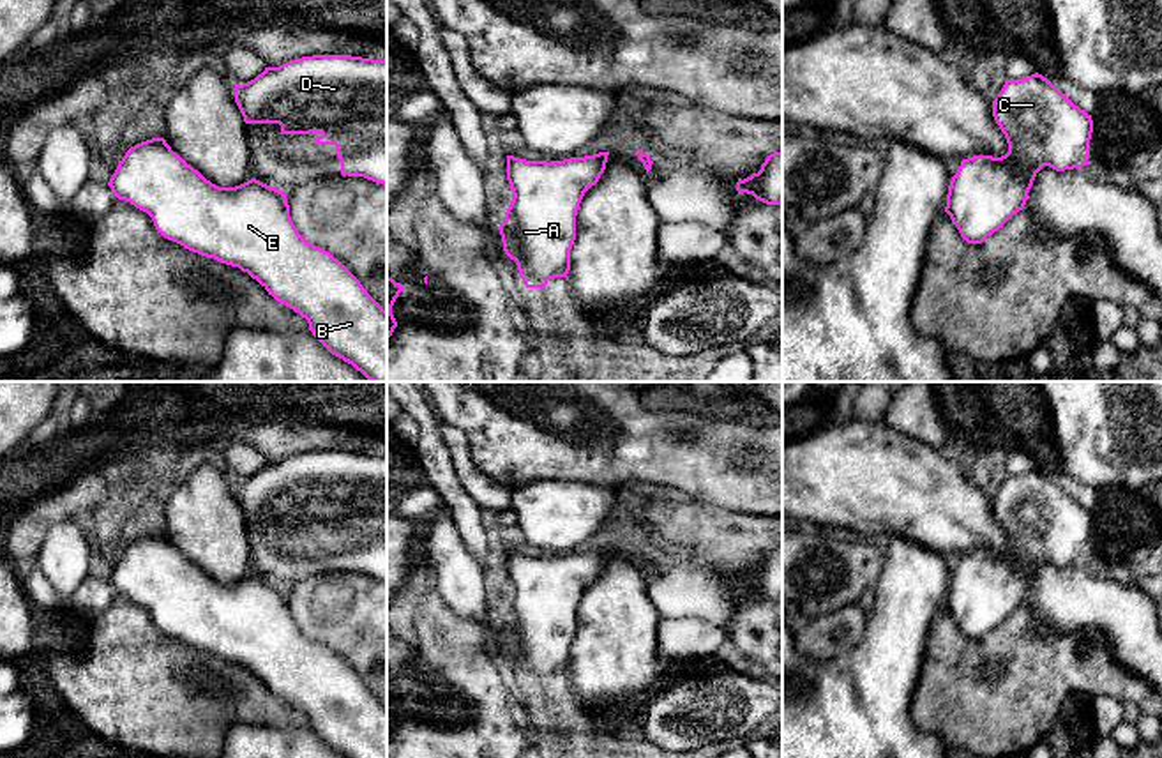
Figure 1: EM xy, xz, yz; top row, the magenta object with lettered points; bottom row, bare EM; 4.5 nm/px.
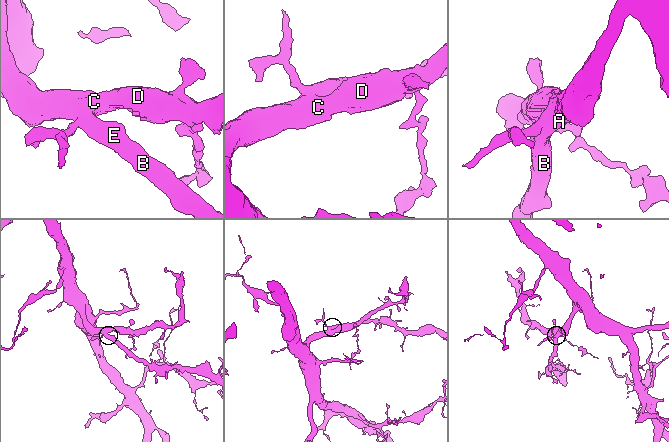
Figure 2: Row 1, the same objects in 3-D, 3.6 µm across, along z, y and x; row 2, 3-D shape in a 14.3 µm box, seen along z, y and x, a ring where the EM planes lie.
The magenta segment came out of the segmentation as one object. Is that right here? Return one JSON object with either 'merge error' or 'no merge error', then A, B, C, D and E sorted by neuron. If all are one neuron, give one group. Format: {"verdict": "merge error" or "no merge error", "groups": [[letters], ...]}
{"verdict": "no merge error", "groups": [["A", "B", "C", "D", "E"]]}

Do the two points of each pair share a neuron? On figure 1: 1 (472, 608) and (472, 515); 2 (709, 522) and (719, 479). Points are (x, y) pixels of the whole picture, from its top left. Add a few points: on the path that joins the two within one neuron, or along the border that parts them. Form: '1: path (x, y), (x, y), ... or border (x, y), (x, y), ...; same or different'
1: border (452, 518), (461, 541), (484, 569); different
2: border (673, 493), (754, 515); different

